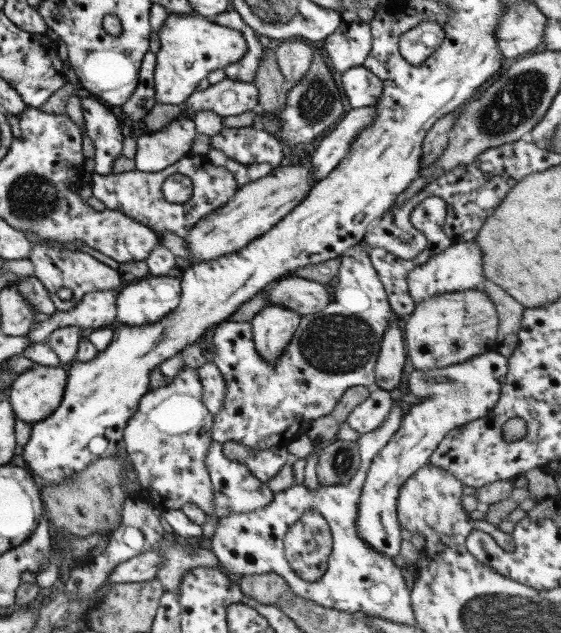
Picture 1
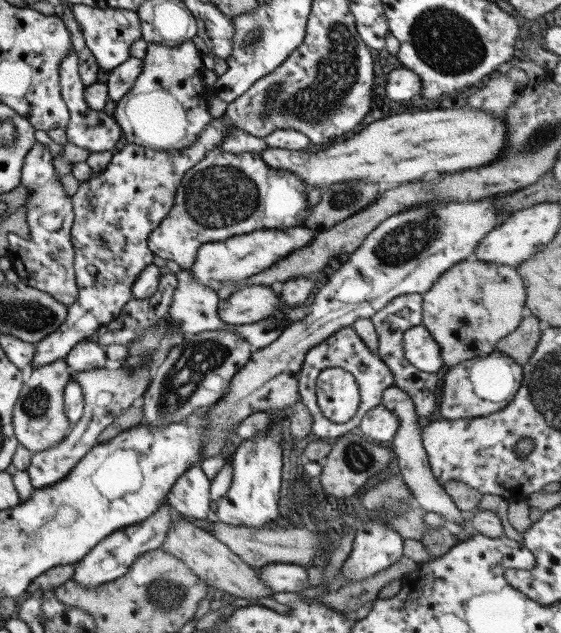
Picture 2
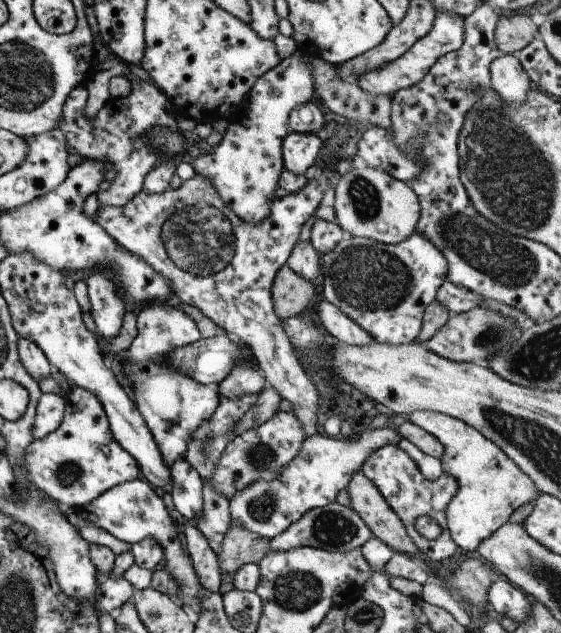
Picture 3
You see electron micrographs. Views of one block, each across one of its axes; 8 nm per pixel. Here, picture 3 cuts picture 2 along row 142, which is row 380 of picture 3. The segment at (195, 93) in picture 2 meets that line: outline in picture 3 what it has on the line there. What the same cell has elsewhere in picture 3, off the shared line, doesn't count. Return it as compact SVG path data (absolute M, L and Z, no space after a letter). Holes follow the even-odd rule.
M151 302L136 315L136 335L129 348L130 370L127 371L129 388L134 394L133 401L141 418L152 434L163 462L170 468L170 464L183 456L188 443L188 438L199 426L202 420L208 419L217 408L218 394L216 387L200 385L191 377L183 376L176 370L171 370L166 364L166 356L174 348L184 347L201 338L195 323L178 306L171 306L167 302Z

